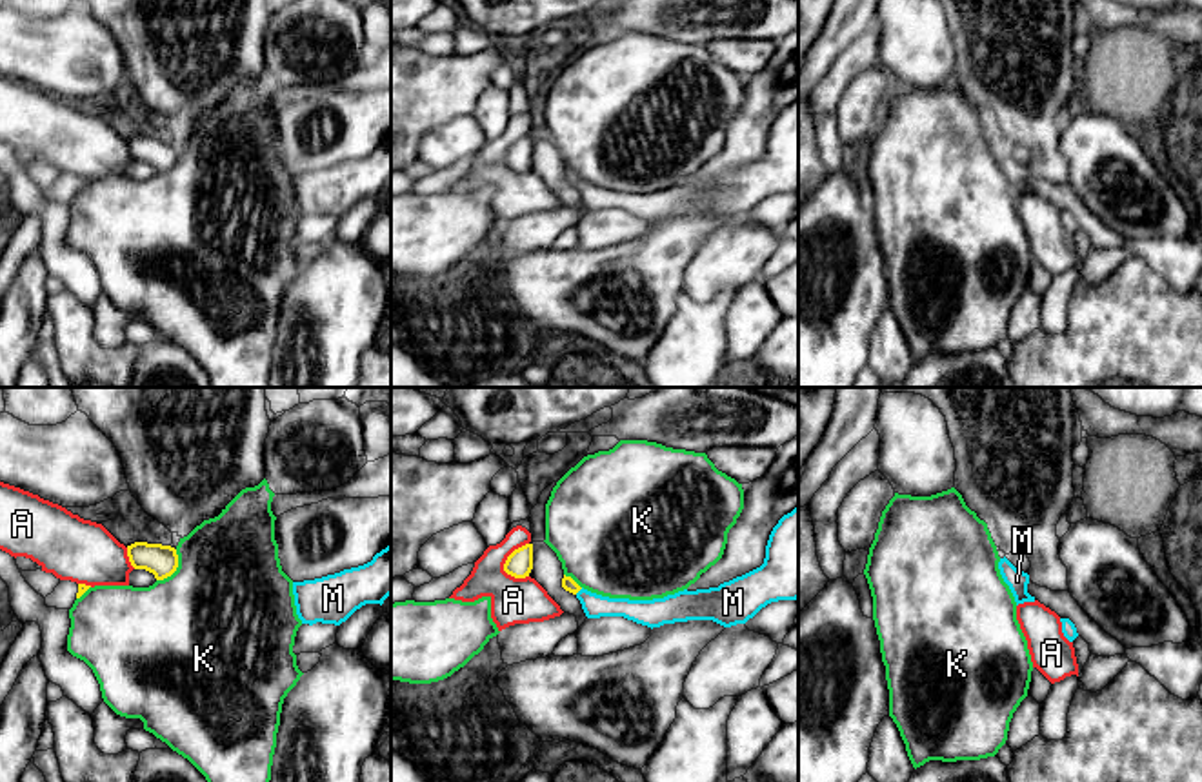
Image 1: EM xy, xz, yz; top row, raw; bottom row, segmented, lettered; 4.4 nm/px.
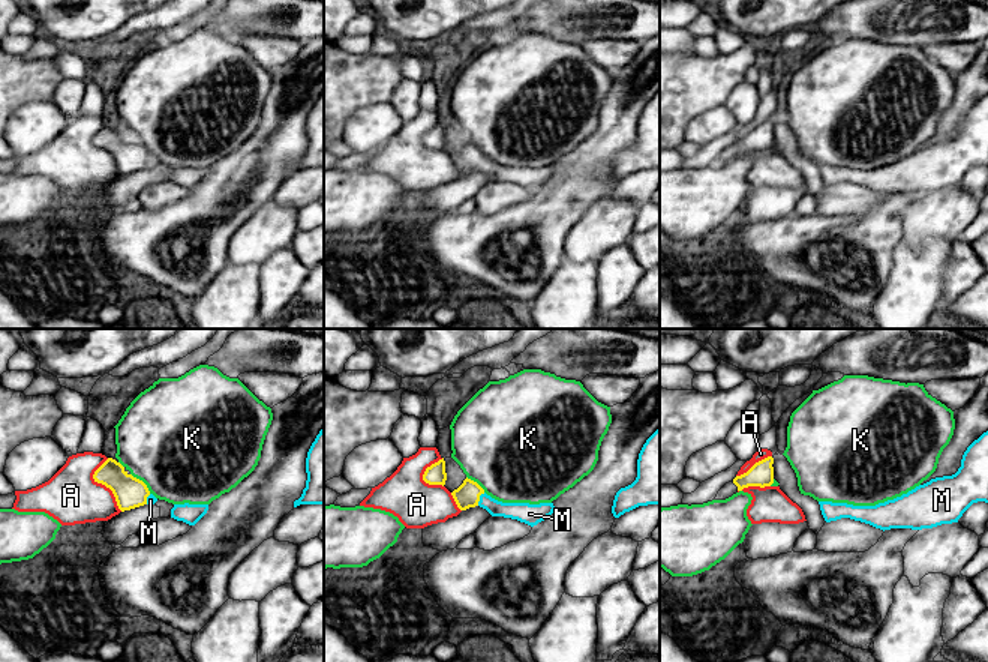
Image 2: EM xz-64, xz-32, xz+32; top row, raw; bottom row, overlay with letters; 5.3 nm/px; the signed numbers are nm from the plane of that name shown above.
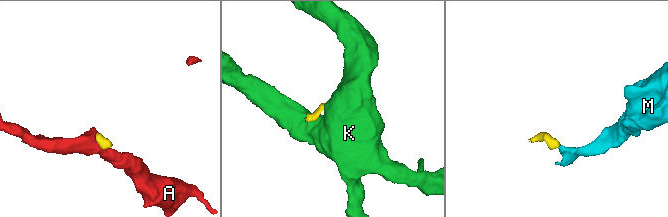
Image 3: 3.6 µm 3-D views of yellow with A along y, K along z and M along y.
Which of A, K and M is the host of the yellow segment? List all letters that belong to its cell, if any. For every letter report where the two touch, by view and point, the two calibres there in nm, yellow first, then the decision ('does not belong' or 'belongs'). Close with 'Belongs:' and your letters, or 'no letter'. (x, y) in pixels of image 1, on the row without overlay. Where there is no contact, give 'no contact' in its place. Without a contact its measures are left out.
A: xz (508, 151) | 120/200 nm | does not belong
K: xy (175, 162) | 140/500 nm | does not belong
M: xz (579, 182) | 60/110 nm | belongs
Belongs: M

